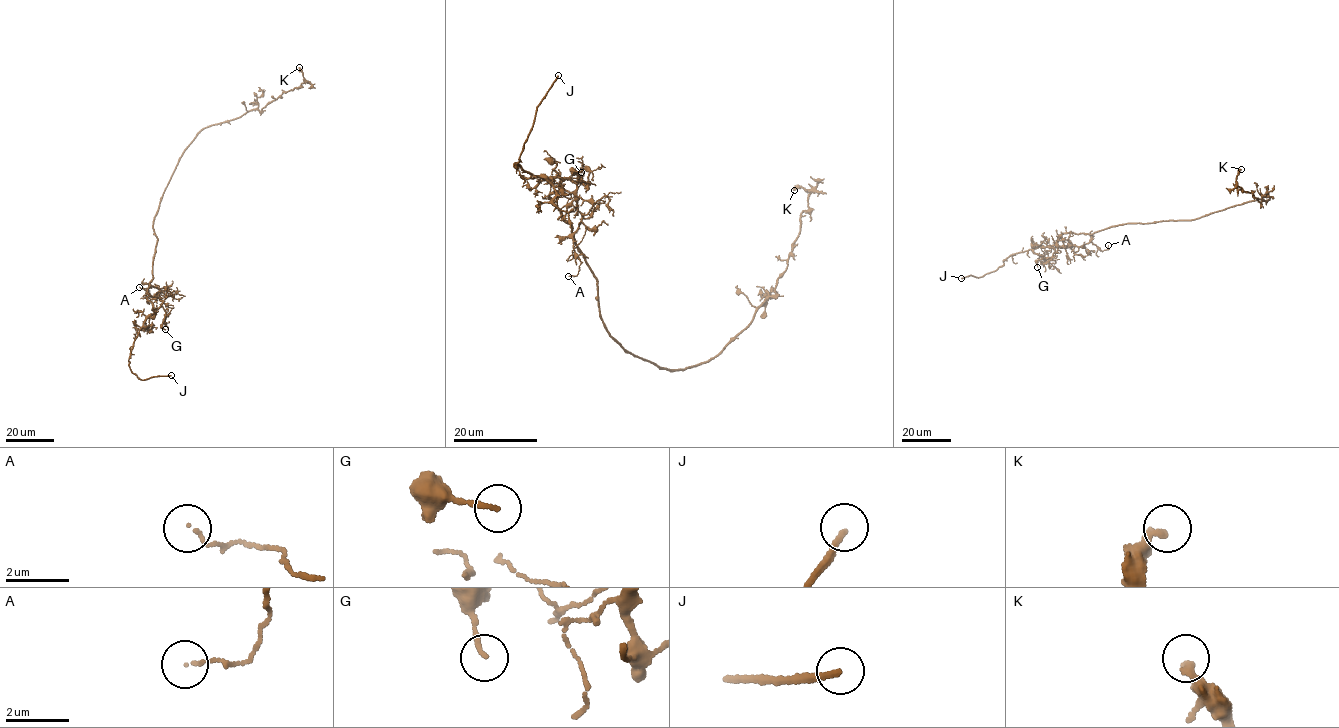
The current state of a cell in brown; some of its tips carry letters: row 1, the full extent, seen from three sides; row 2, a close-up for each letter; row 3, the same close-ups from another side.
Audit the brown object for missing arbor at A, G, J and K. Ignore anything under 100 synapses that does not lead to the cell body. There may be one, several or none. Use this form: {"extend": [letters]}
{"extend": ["J"]}

